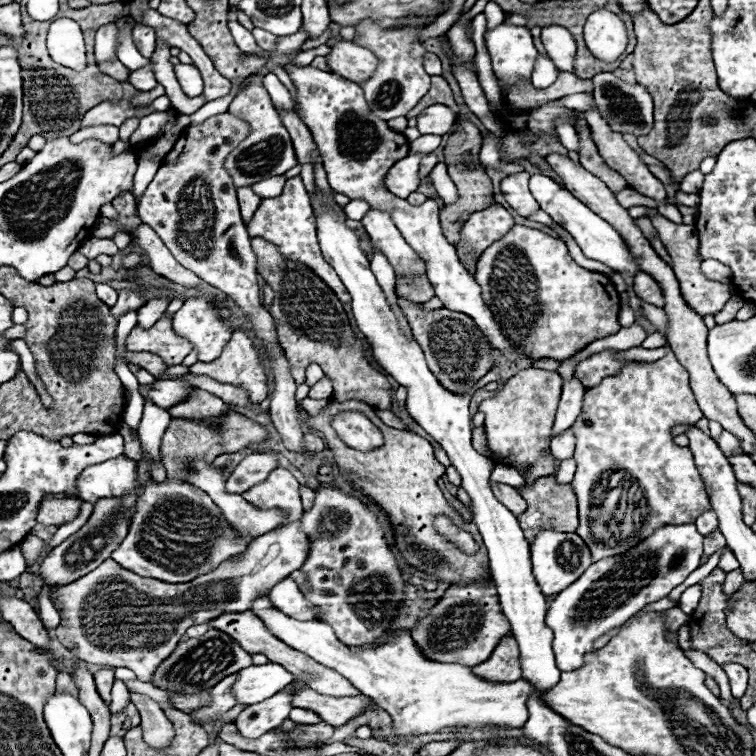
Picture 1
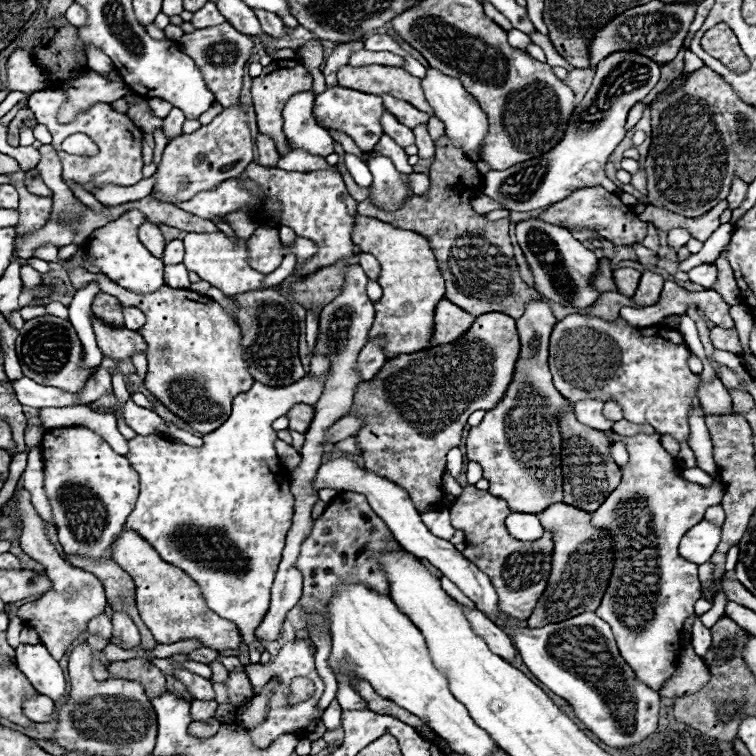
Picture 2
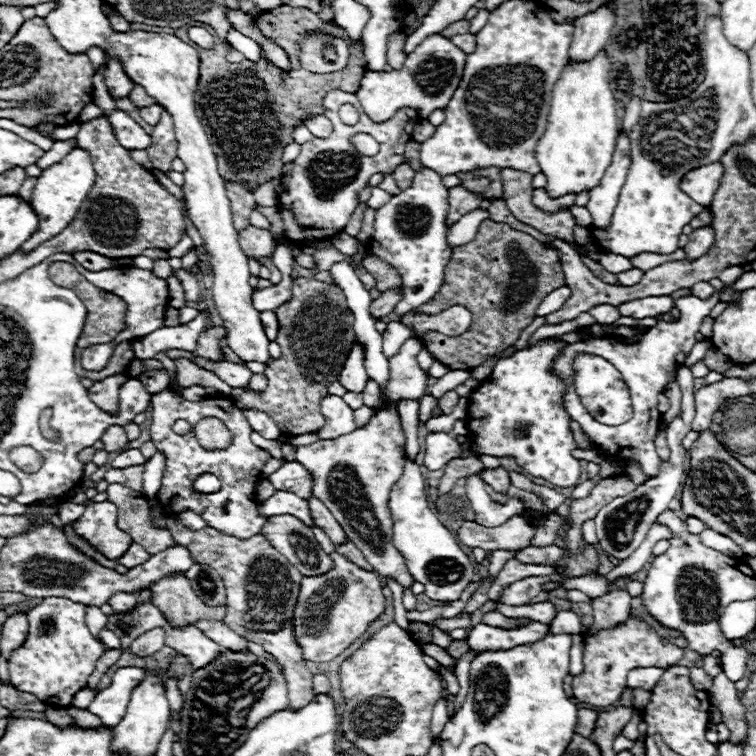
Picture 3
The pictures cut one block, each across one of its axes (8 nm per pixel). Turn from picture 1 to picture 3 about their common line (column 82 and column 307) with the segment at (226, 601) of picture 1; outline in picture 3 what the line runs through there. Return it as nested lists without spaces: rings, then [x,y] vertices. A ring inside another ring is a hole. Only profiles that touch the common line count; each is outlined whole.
[[[330,554],[334,568],[322,576],[302,576],[298,602],[294,608],[294,636],[302,646],[302,658],[328,662],[364,634],[370,622],[384,612],[380,576],[348,562],[342,554]]]

